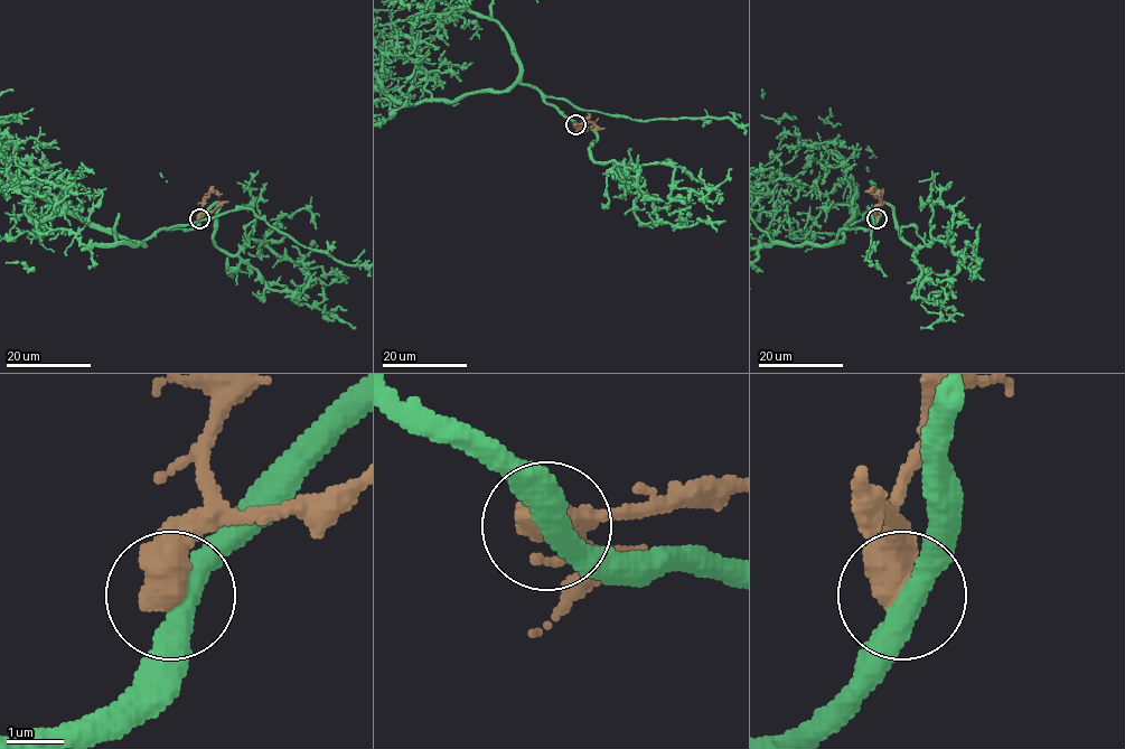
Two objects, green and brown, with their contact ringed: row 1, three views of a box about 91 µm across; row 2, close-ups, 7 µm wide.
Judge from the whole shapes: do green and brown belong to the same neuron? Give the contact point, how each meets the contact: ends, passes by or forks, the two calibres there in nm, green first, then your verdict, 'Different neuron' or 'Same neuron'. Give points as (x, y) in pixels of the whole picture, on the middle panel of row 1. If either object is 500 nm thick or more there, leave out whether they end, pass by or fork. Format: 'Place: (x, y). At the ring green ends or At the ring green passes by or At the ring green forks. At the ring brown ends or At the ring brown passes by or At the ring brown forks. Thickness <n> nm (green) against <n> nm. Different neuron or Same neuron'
Place: (575, 124). Thickness 420 nm (green) against 650 nm. Different neuron

